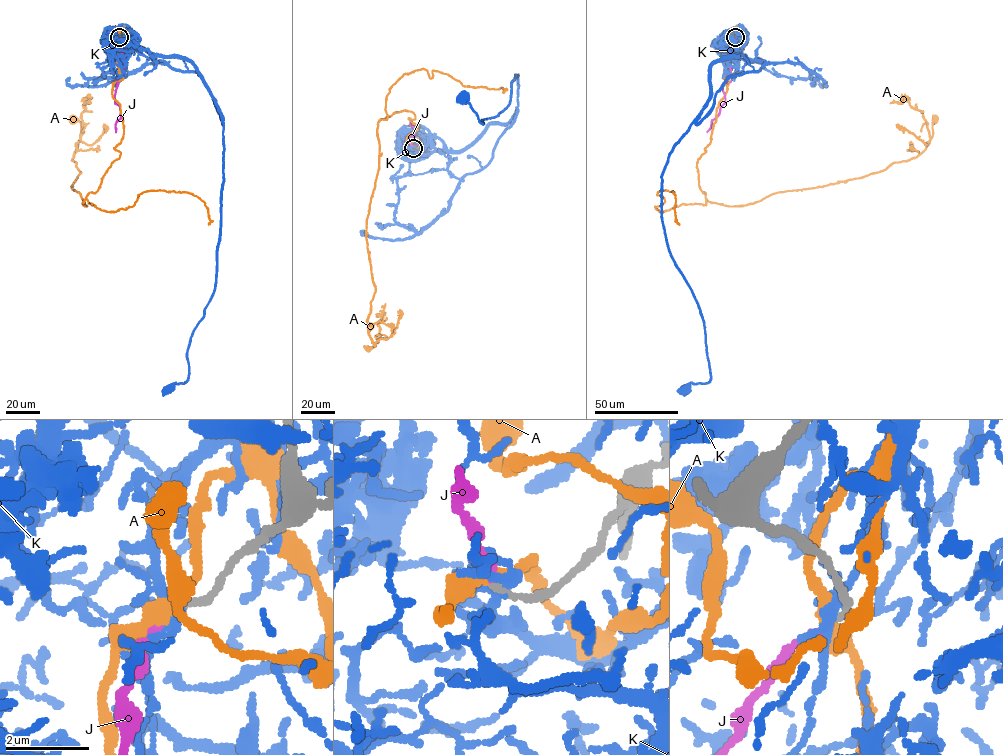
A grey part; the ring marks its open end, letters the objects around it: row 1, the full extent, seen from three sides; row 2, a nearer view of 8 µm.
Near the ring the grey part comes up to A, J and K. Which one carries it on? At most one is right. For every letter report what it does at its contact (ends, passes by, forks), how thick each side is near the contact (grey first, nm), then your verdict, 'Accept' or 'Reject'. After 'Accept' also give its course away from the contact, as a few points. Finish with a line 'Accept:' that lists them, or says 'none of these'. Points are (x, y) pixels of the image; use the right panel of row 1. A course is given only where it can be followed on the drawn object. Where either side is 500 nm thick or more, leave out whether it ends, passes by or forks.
A: It passes by. Thickness 150 nm (grey) against 340 nm. Reject
J: It ends there. Thickness 150 nm (grey) against 200 nm. Accept. Its course: (734, 37), (725, 53), (732, 77), (723, 87), (725, 102), (707, 132)
K: It forks there. Thickness 170 nm (grey) against 200 nm. Reject
Accept: J

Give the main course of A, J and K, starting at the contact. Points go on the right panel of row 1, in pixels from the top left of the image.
A: (734, 37), (724, 60), (726, 93), (697, 163), (709, 201), (743, 206), (885, 170), (924, 150), (934, 118)
J: (734, 37), (725, 53), (732, 77), (723, 87), (725, 102), (707, 132)
K: (735, 36), (739, 25), (661, 176), (711, 379), (684, 388)

